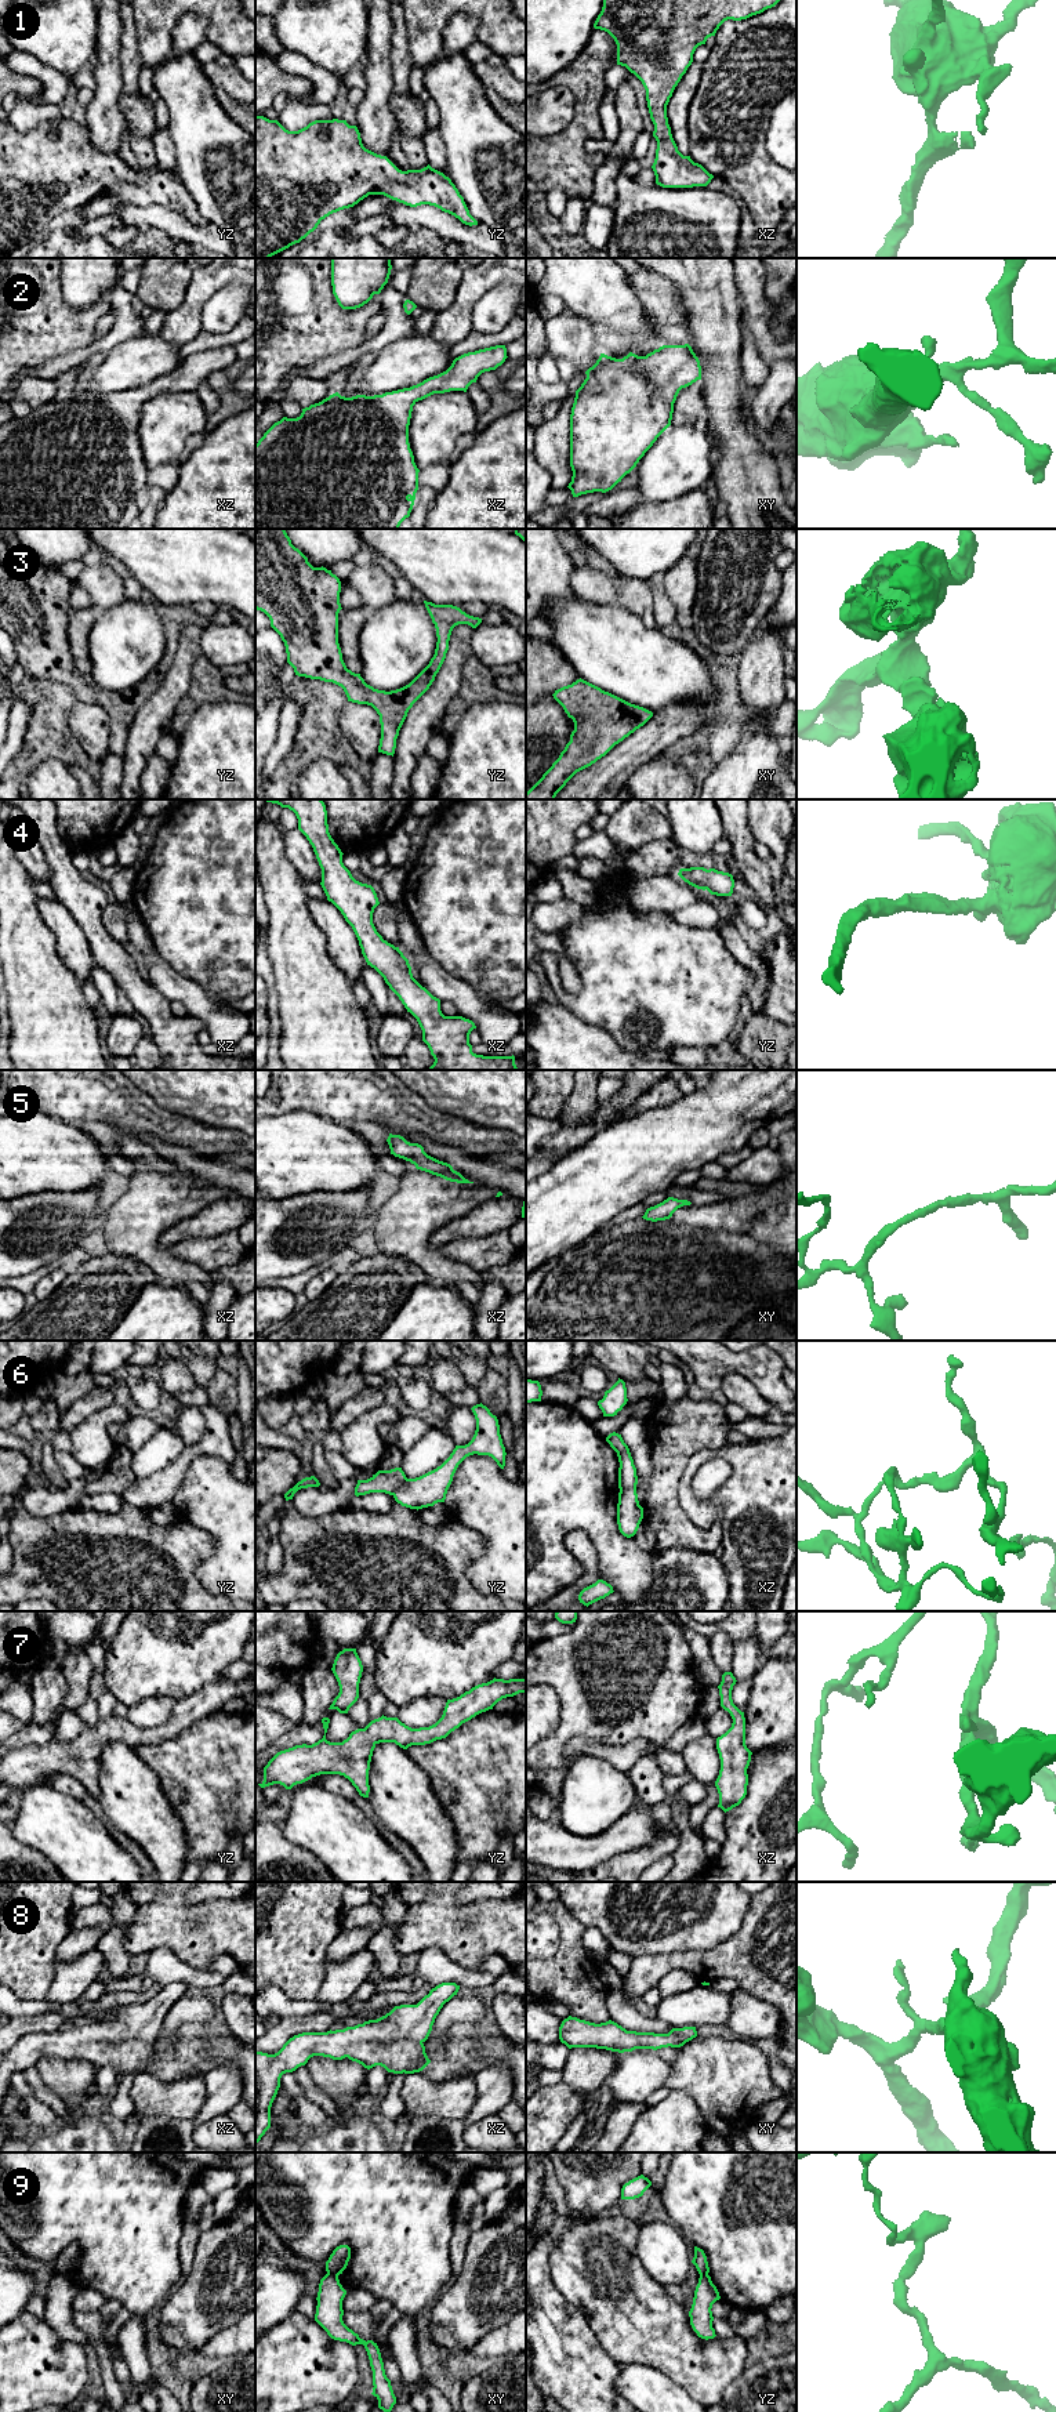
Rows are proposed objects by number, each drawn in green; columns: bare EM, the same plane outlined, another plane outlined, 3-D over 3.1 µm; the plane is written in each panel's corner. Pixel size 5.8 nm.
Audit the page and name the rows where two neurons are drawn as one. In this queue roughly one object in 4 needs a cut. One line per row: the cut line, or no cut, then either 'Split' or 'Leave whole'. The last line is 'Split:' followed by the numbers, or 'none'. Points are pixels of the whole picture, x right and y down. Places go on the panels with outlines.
1: No split. Leave whole
2: No split. Leave whole
3: No split. Leave whole
4: No split. Leave whole
5: No split. Leave whole
6: Split along yz (406, 1477), (392, 1494). Split
7: No split. Leave whole
8: No split. Leave whole
9: Split along xy (327, 2271), (337, 2277). Split
Split: 6, 9

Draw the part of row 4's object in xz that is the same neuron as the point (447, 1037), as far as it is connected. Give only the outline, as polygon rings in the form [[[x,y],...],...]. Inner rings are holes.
[[[265,799],[282,808],[293,810],[298,819],[298,830],[306,837],[313,848],[322,868],[322,888],[331,902],[352,926],[362,954],[371,968],[374,968],[399,997],[407,1012],[418,1022],[422,1030],[422,1041],[428,1045],[435,1062],[428,1070],[519,1070],[515,1056],[483,1056],[472,1052],[469,1034],[476,1029],[475,1023],[462,1016],[444,1016],[440,1011],[440,1000],[422,987],[411,973],[409,960],[399,947],[388,943],[377,932],[373,924],[374,908],[380,904],[377,893],[371,885],[356,881],[342,863],[342,852],[329,833],[327,810],[322,799]]]

